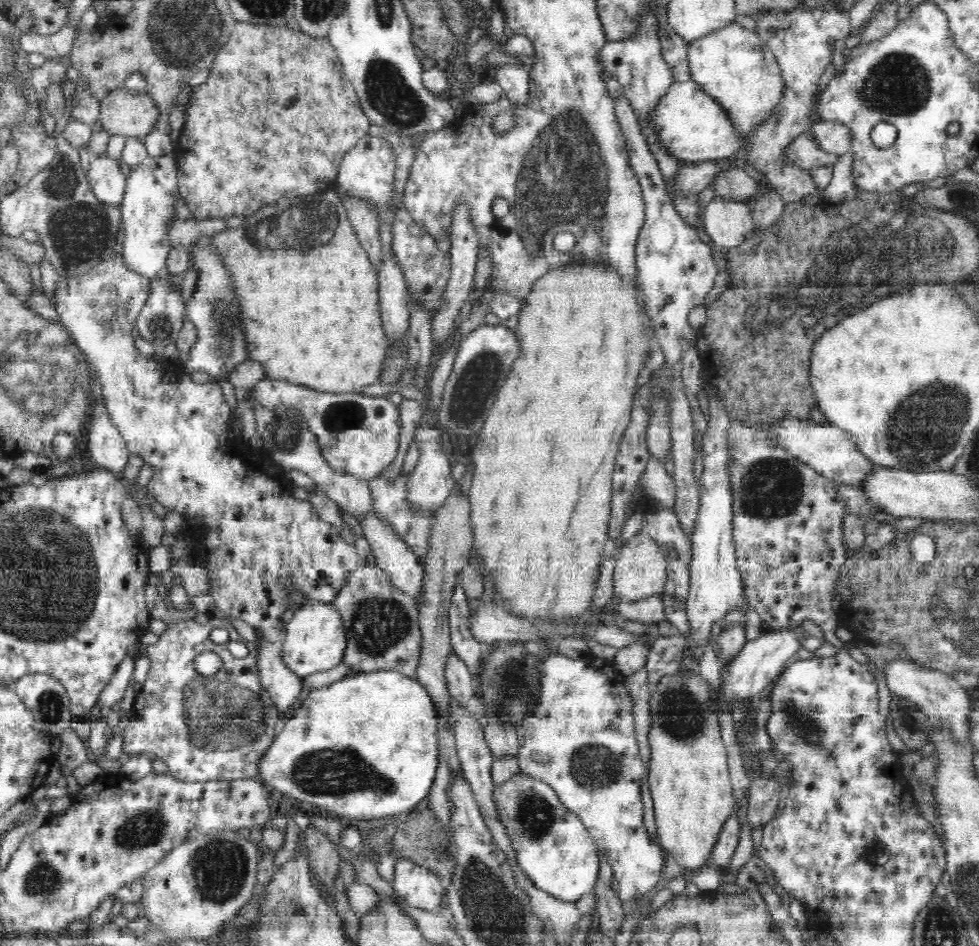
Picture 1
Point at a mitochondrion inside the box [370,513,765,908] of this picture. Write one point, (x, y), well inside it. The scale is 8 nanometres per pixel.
(593, 768)

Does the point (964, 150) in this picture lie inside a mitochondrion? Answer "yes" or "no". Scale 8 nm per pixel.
no

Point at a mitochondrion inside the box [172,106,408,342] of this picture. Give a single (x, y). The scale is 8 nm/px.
(305, 223)

